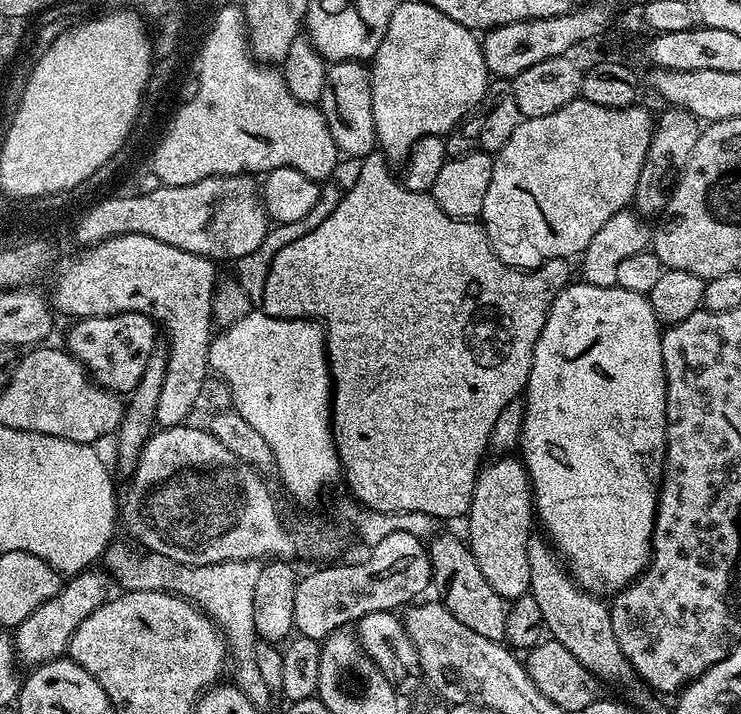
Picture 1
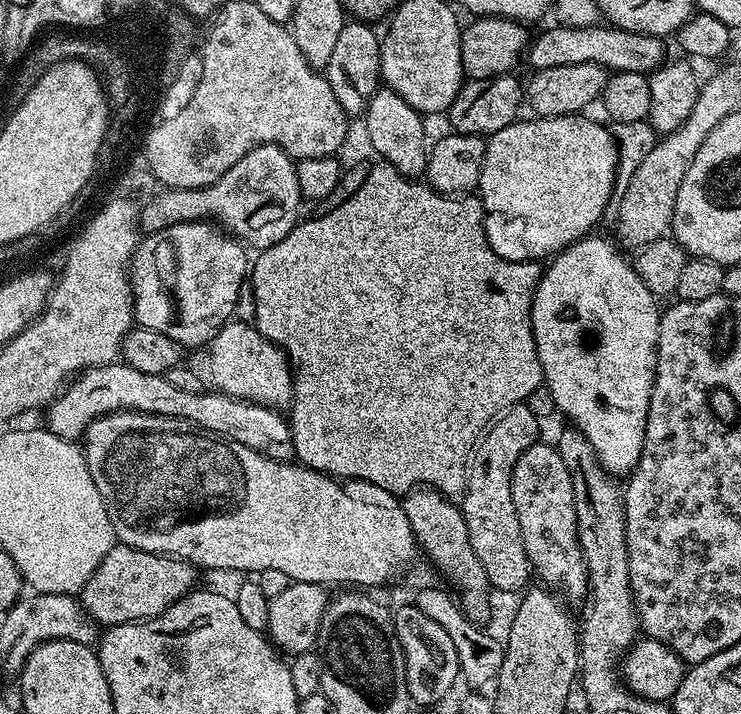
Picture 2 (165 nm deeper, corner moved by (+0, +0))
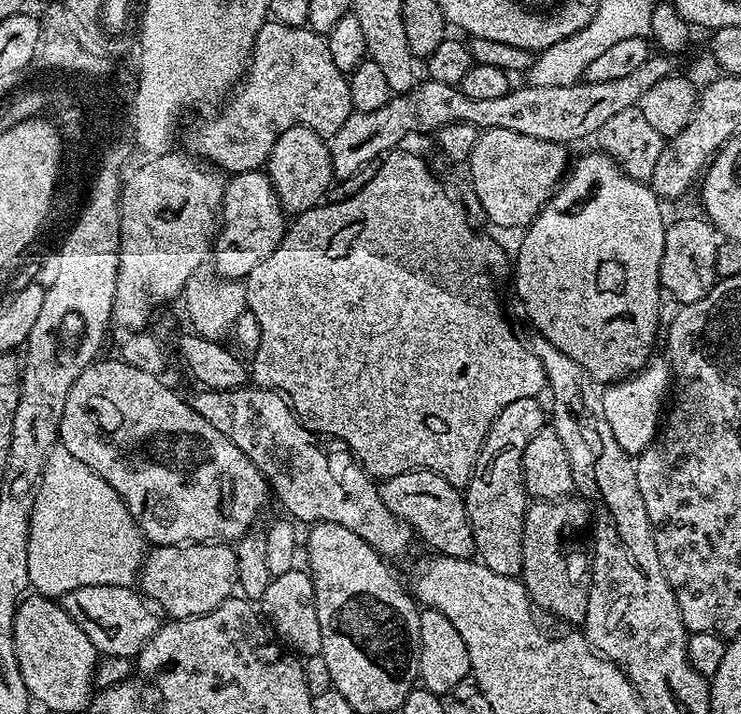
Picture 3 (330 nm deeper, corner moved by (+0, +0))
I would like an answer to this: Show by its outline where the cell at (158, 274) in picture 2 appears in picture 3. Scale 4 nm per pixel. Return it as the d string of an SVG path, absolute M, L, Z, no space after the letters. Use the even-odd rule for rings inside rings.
M267 171L235 173L224 185L222 223L210 253L211 259L216 259L216 275L243 281L244 277L250 274L250 270L258 266L258 262L270 258L270 254L278 250L285 231L286 213L280 205L280 199L276 196Z

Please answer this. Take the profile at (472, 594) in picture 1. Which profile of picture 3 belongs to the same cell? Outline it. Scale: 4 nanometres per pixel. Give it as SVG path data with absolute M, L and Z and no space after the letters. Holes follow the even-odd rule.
M417 468L415 472L403 472L381 479L378 487L382 502L386 502L386 510L407 522L415 535L419 539L421 536L432 547L433 553L459 560L471 560L476 556L474 534L461 489L446 482L446 478L442 478L437 472Z

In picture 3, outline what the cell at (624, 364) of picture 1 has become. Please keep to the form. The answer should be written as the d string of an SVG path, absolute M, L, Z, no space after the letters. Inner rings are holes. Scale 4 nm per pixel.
M593 150L589 156L584 156L580 161L571 165L570 171L565 175L562 183L557 187L556 191L552 193L552 197L544 204L544 209L534 217L531 224L527 228L523 229L522 235L524 236L520 240L520 249L517 250L516 256L514 252L514 268L516 264L516 296L524 303L524 312L532 319L532 324L536 327L535 331L539 335L546 338L546 342L550 342L554 346L558 346L558 350L562 350L562 354L566 354L578 364L582 366L586 371L592 375L593 380L599 382L601 385L607 386L617 380L626 380L629 376L632 376L635 372L639 372L645 364L648 363L650 357L653 355L652 343L656 340L656 327L660 324L660 296L662 297L662 289L660 287L660 263L662 262L662 250L664 249L664 230L666 227L666 219L664 220L664 212L662 207L662 201L651 187L643 180L635 180L632 177L628 177L626 173L620 168L620 165L614 161L611 156L605 154L600 150Z

